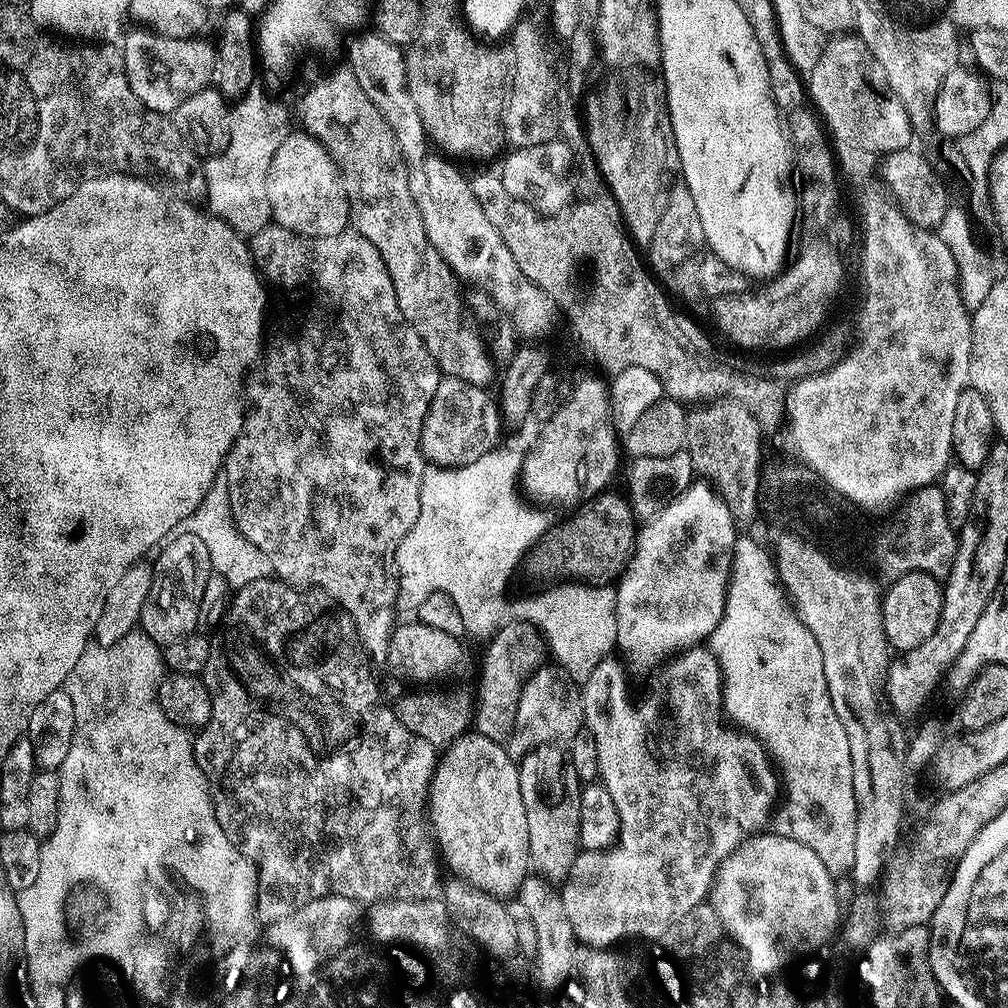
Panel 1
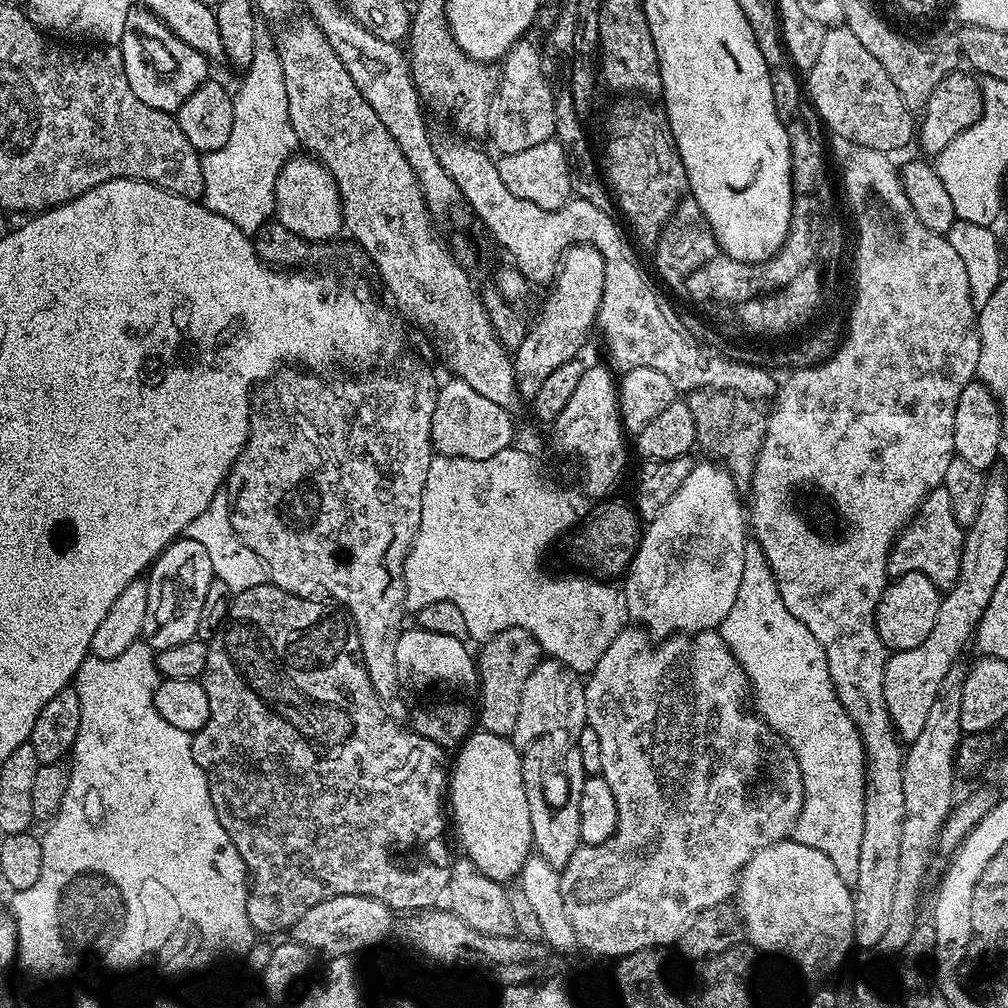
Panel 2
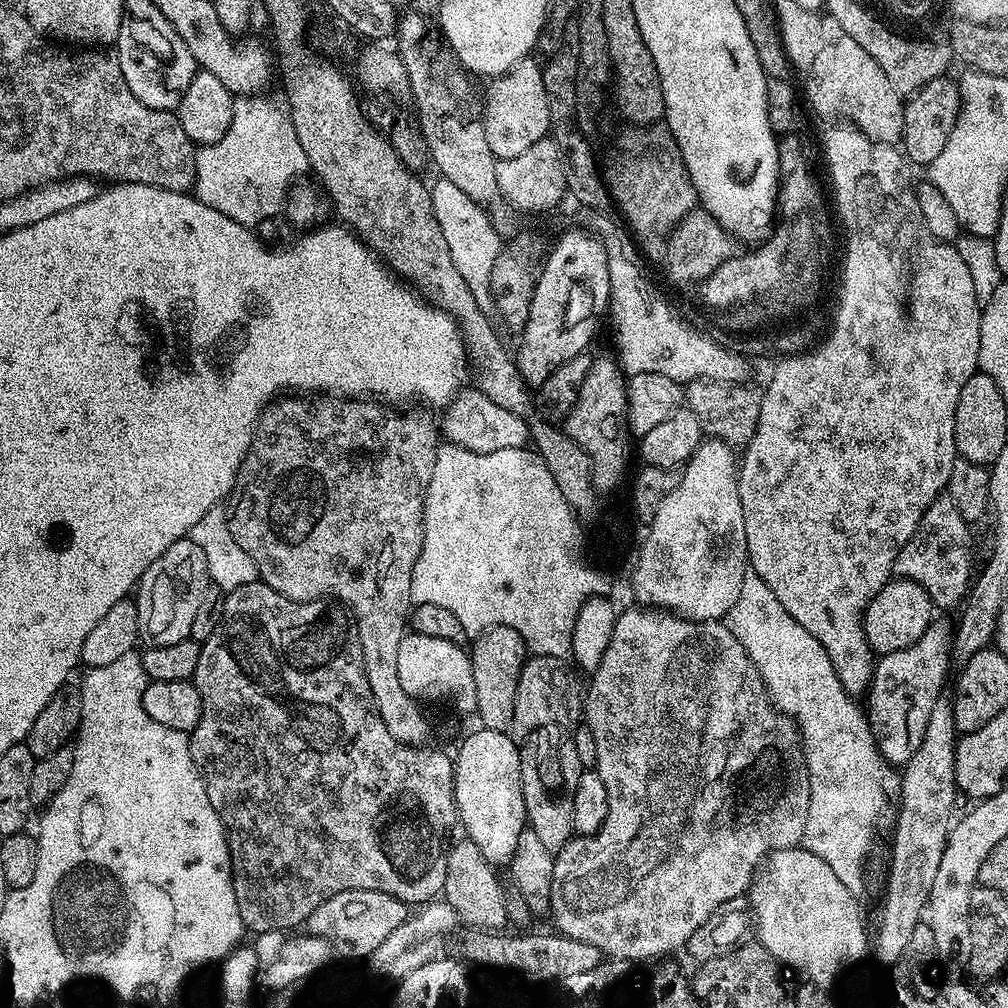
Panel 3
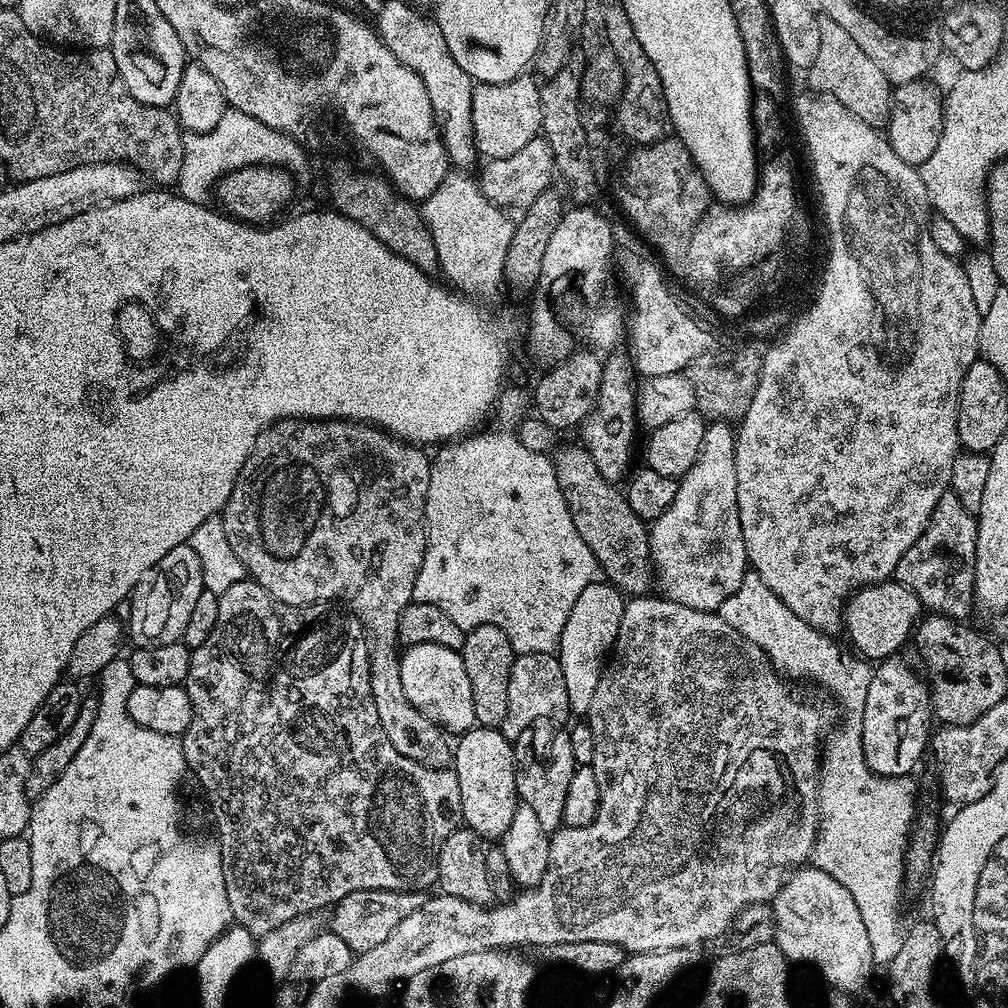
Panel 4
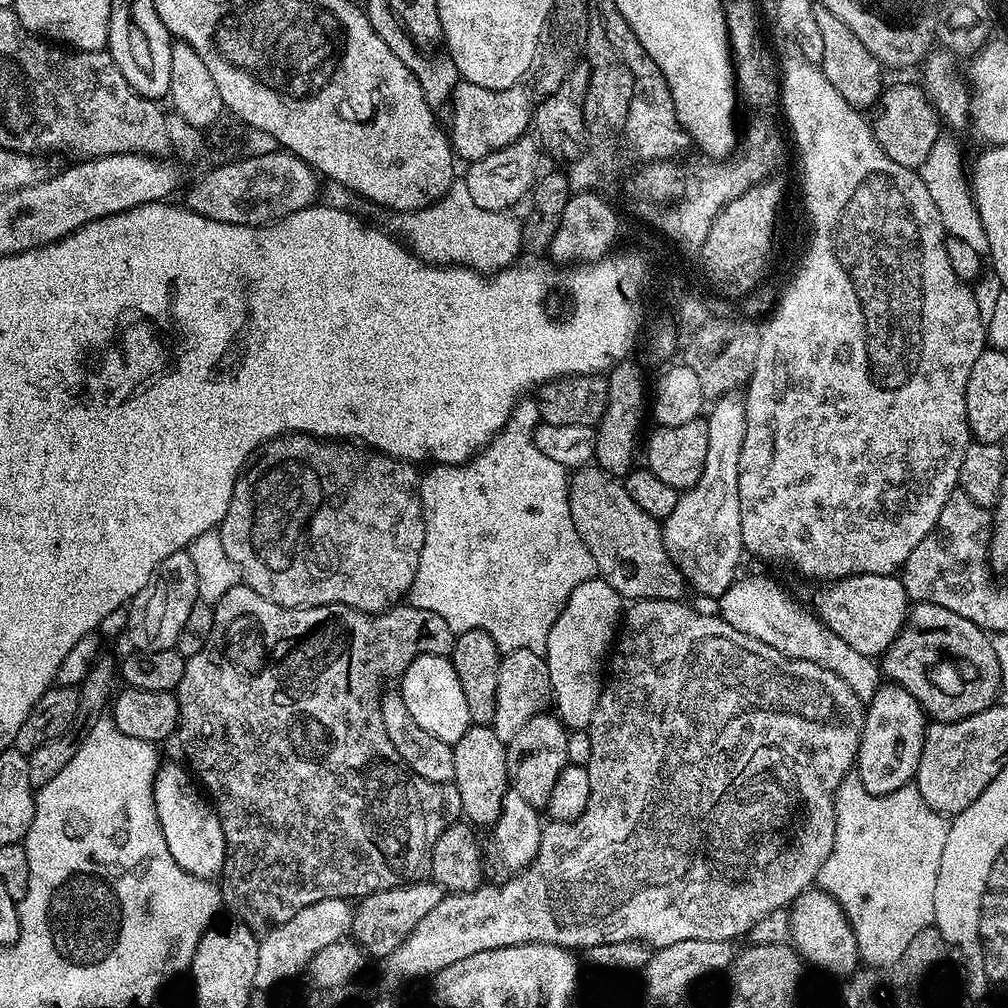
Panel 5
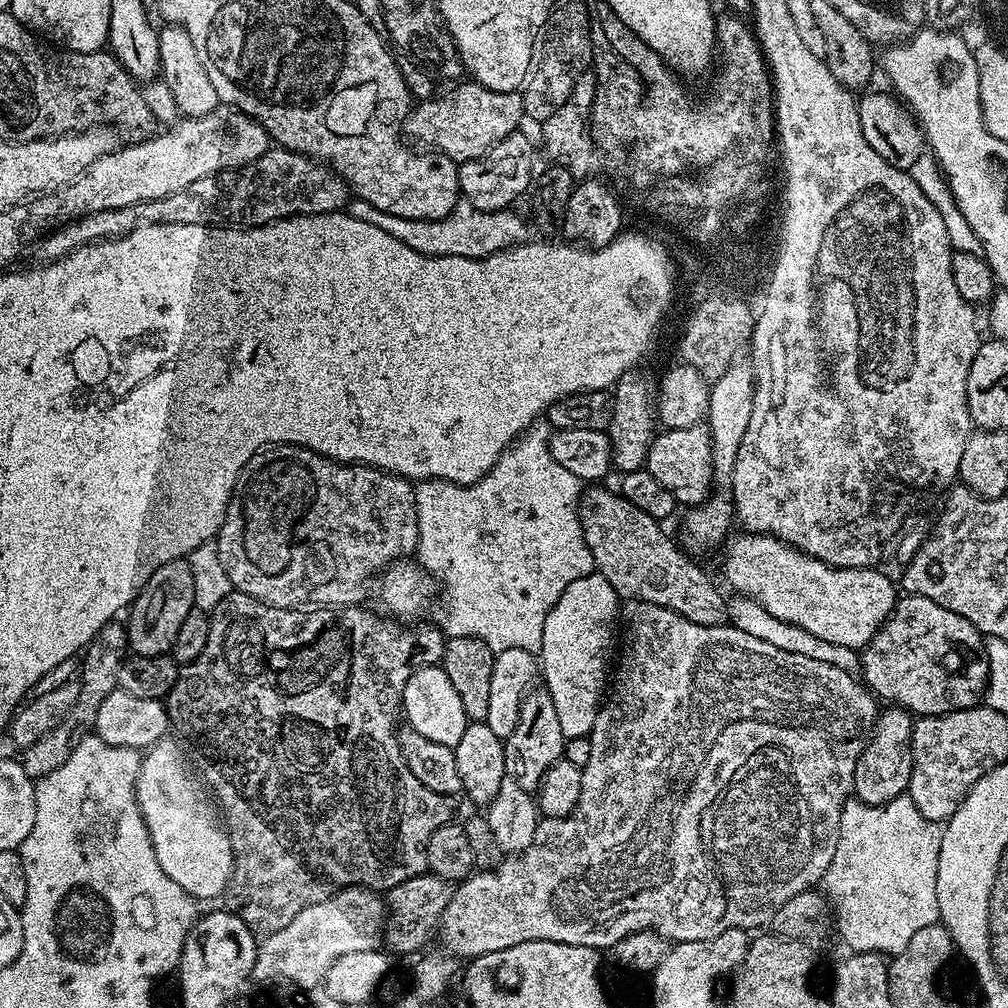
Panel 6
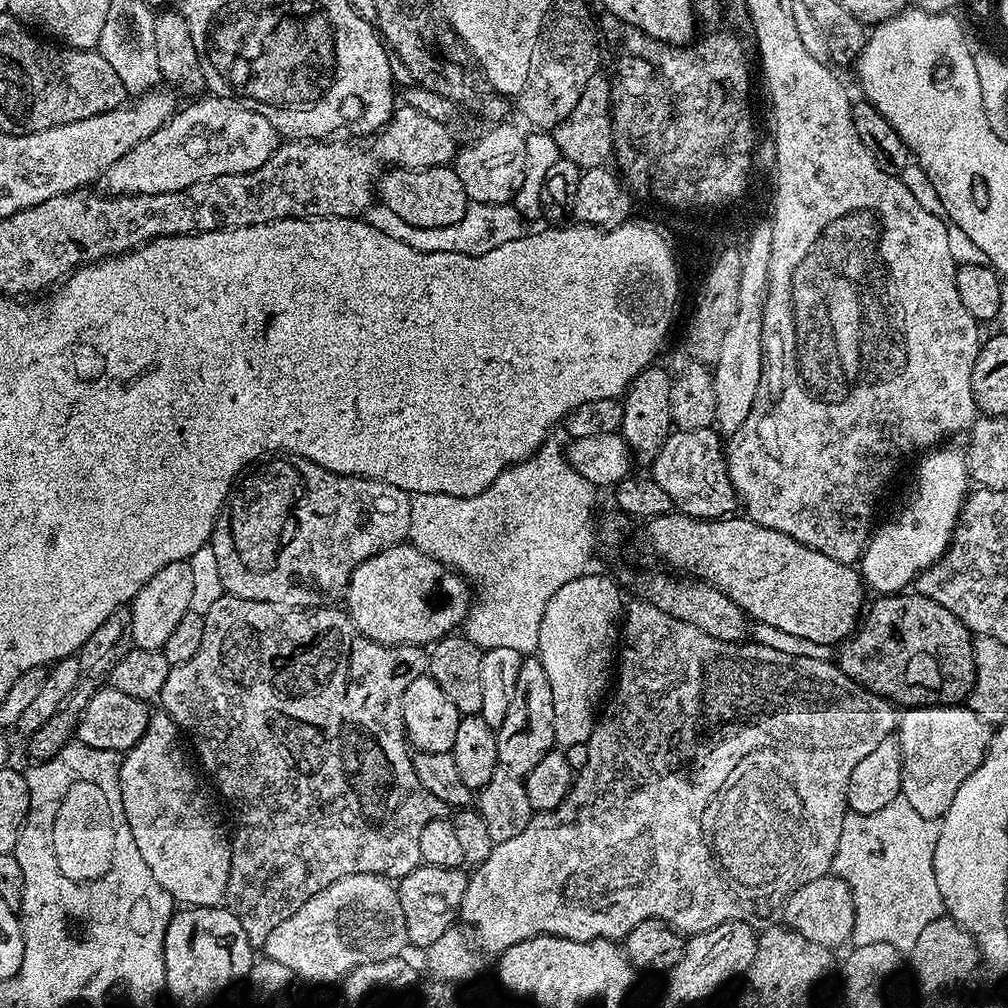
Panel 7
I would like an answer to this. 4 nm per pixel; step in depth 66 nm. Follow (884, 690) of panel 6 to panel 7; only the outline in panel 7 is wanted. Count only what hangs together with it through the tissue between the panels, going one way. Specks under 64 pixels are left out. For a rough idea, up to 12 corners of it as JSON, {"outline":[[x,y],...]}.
{"outline":[[884,594],[838,667],[918,708],[967,701],[973,633],[919,594]]}

